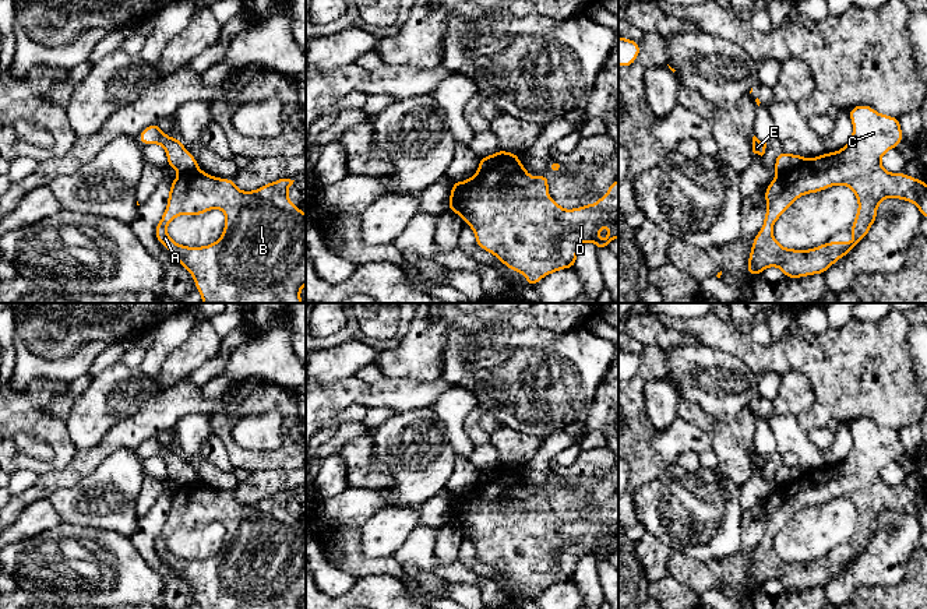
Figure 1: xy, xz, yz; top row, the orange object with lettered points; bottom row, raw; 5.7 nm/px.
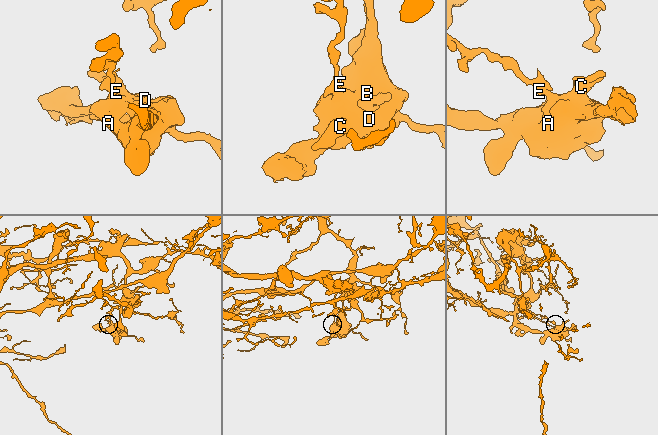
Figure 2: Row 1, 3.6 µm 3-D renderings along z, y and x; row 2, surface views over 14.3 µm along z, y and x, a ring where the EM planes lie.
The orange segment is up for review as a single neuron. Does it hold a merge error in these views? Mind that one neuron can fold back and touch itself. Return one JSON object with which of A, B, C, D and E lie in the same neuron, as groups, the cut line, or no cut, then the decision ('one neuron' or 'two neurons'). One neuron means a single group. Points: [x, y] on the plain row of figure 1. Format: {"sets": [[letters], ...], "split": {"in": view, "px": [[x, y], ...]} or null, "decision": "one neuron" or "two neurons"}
{"sets": [["A", "B", "C", "D"], ["E"]], "split": {"in": "yz", "px": [[804, 472], [796, 479], [778, 486]]}, "decision": "two neurons"}

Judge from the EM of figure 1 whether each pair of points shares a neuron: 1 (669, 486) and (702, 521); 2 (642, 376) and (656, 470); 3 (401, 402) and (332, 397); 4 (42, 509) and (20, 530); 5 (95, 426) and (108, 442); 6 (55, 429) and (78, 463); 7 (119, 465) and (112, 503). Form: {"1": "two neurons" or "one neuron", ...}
{"1": "one neuron", "2": "one neuron", "3": "one neuron", "4": "one neuron", "5": "two neurons", "6": "two neurons", "7": "one neuron"}

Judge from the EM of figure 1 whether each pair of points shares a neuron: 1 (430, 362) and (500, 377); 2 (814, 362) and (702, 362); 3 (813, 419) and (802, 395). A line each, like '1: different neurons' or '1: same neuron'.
1: different neurons
2: different neurons
3: different neurons

